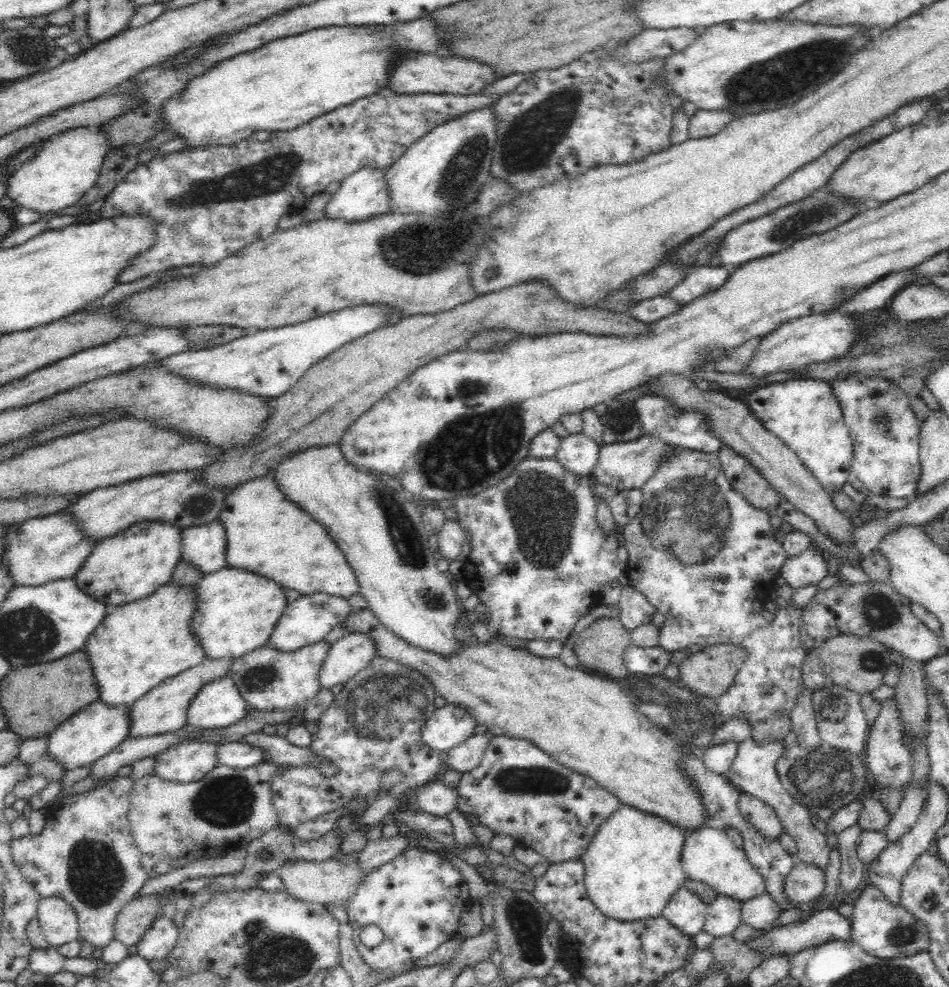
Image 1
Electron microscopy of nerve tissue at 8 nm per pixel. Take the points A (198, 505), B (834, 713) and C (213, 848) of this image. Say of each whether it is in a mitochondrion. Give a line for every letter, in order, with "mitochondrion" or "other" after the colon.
A: mitochondrion
B: mitochondrion
C: mitochondrion

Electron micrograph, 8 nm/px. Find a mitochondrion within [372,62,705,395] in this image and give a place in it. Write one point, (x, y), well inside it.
(531, 137)

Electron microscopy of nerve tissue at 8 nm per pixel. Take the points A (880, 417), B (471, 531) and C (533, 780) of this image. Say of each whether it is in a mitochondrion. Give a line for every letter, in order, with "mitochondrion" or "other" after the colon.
A: mitochondrion
B: other
C: mitochondrion

